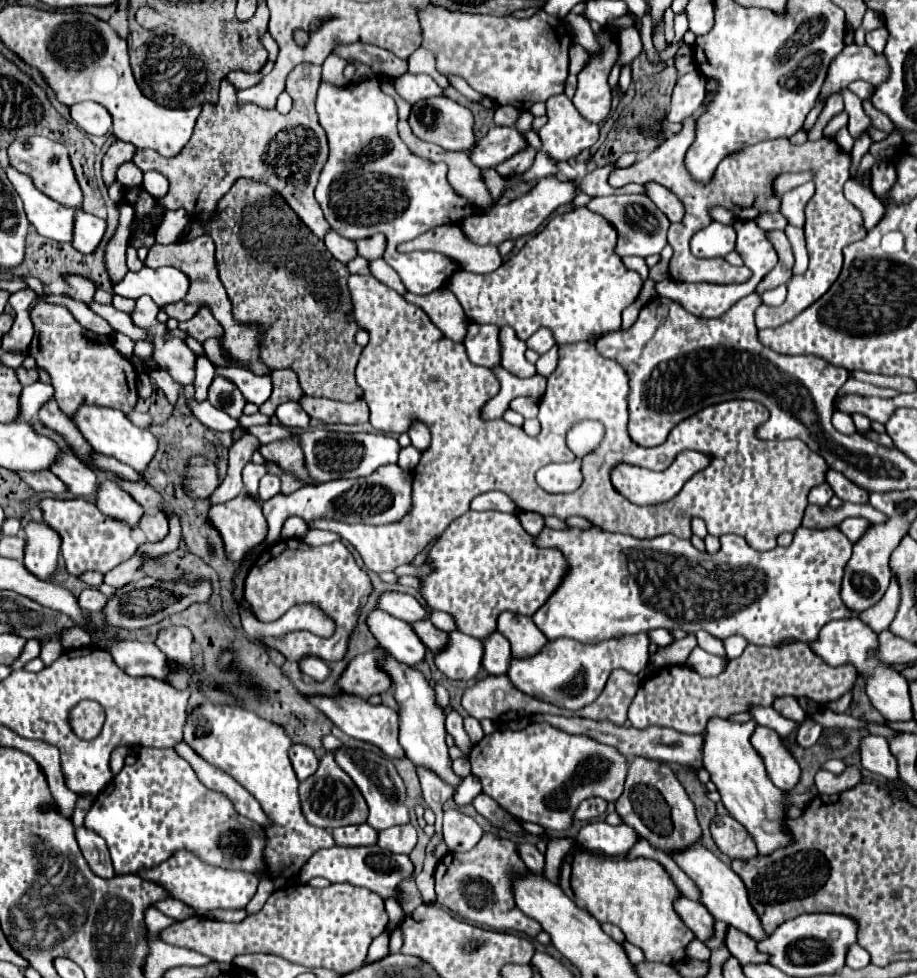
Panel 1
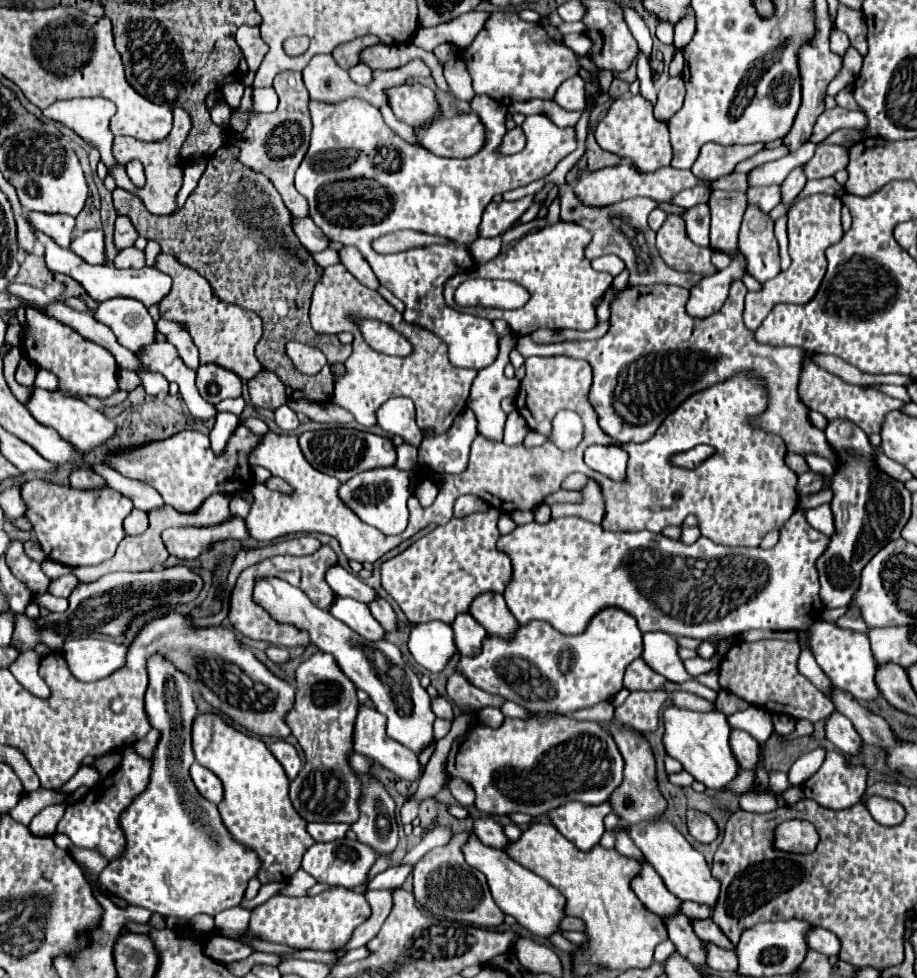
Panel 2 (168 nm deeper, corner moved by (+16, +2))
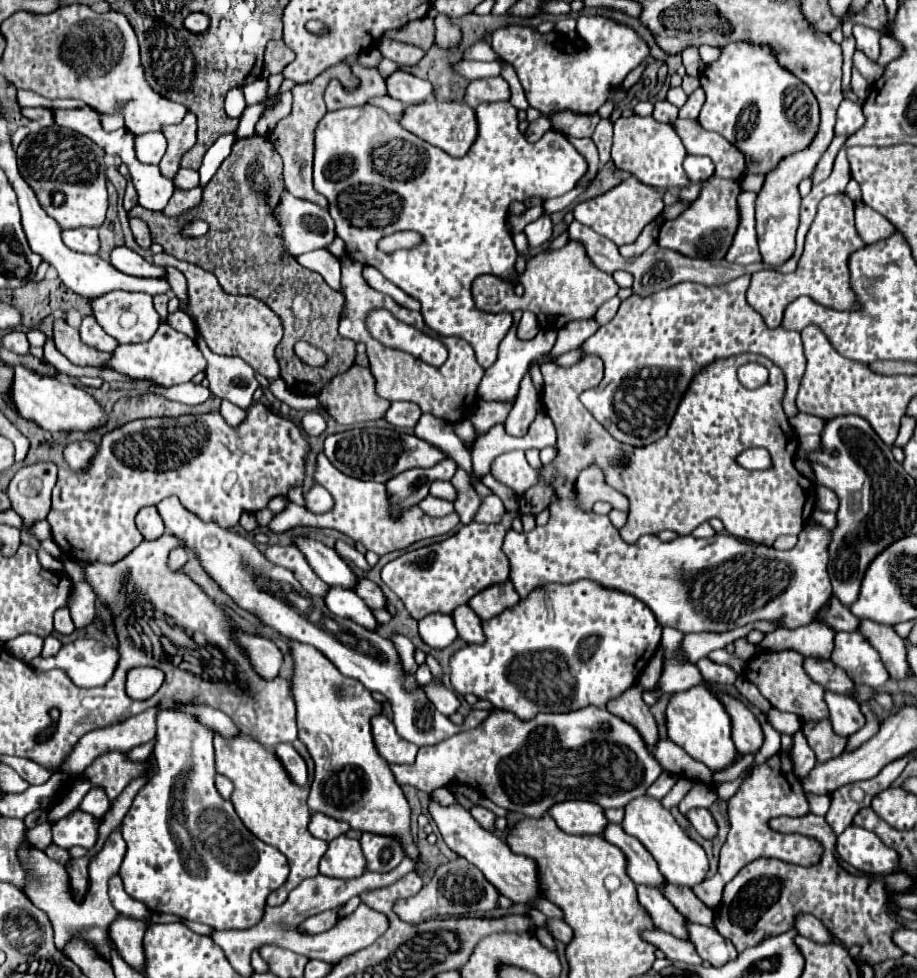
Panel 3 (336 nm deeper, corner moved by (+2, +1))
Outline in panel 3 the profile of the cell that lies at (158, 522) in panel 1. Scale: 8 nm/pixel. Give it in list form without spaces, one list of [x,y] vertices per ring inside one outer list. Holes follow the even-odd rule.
[[[146,506],[136,516],[136,526],[142,532],[144,540],[154,540],[164,534],[164,522],[154,506]]]

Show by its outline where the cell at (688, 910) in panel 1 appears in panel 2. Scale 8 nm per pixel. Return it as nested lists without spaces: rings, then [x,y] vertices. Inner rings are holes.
[[[642,863],[640,873],[632,879],[632,891],[644,903],[646,909],[664,917],[680,911],[680,899],[676,899],[664,883],[660,883],[660,875],[656,875],[650,863]]]

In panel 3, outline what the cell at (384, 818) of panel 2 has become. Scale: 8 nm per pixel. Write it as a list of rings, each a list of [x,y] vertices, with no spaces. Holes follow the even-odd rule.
[[[364,832],[360,844],[368,860],[368,870],[374,872],[390,872],[404,858],[402,842],[392,836],[378,836],[378,834]]]

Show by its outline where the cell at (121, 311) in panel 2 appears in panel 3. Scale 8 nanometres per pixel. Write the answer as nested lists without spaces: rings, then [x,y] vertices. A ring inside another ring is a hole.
[[[108,292],[100,298],[92,300],[94,318],[102,326],[106,334],[116,338],[120,344],[134,344],[134,342],[146,342],[160,326],[160,316],[152,306],[152,296],[142,292]]]

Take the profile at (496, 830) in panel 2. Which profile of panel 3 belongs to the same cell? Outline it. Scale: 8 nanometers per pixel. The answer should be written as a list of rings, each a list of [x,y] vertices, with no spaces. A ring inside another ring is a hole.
[[[474,806],[474,808],[470,810],[470,814],[474,816],[474,820],[476,820],[476,822],[480,822],[480,826],[482,826],[482,828],[488,828],[490,832],[494,832],[494,830],[496,830],[496,828],[494,828],[496,816],[494,816],[494,812],[492,812],[492,810],[482,808],[482,806]]]

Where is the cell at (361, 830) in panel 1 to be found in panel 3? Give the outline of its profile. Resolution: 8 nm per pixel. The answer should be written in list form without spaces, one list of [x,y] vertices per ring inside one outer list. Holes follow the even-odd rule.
[[[312,814],[312,820],[310,820],[310,826],[308,826],[310,834],[320,838],[320,840],[334,840],[342,834],[346,834],[350,830],[350,826],[346,822],[340,822],[340,820],[334,820],[330,816],[324,816],[324,814]]]

